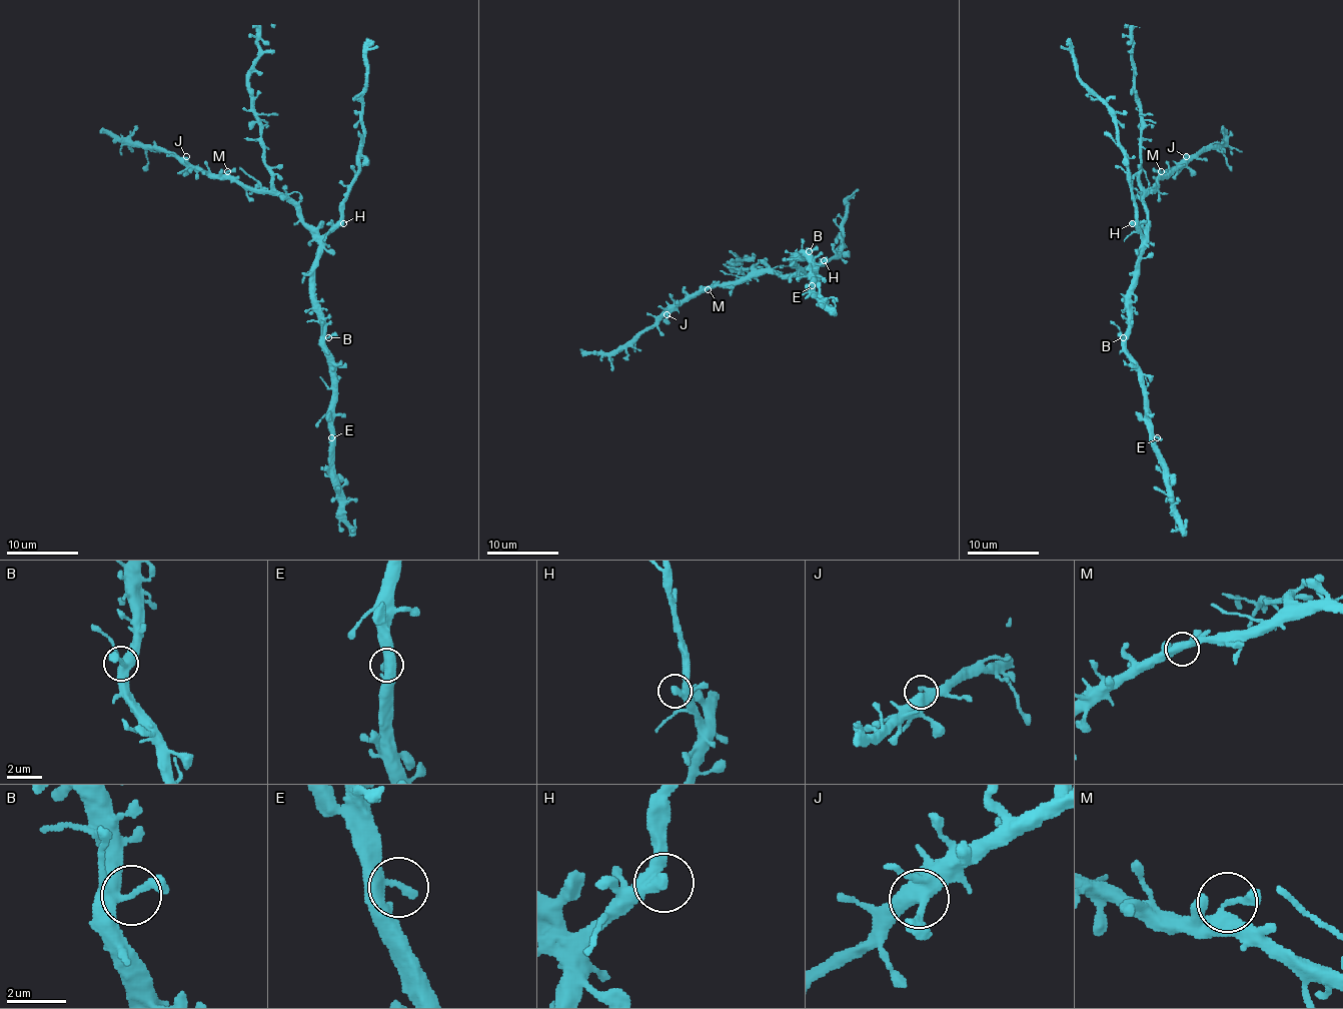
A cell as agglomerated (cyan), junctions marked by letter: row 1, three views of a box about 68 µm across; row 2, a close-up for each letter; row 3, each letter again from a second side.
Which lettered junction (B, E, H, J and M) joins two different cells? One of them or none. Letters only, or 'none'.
none

